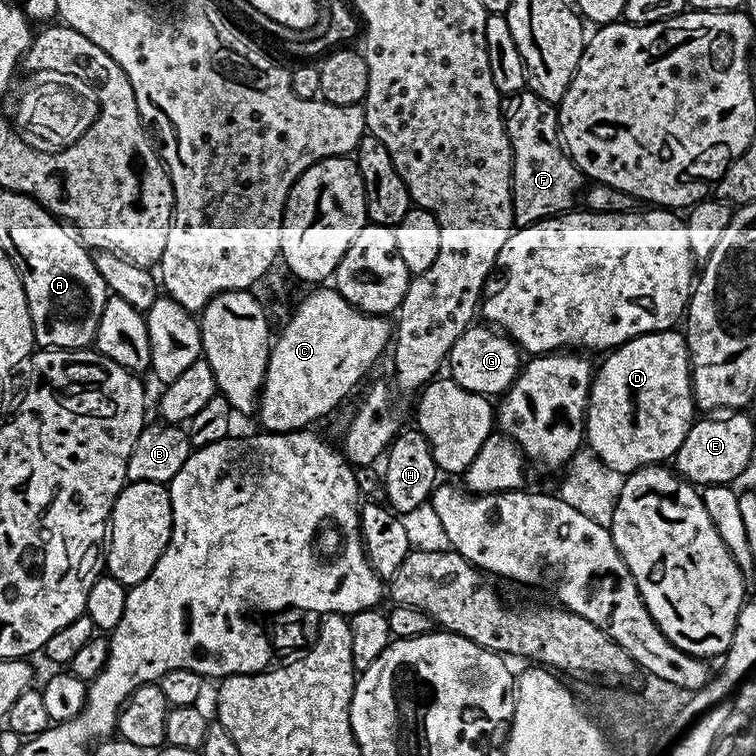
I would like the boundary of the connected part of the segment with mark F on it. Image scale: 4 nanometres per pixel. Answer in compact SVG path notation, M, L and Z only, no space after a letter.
M525 90L507 97L503 105L504 129L512 147L512 218L517 225L536 224L550 216L561 215L573 207L572 199L581 195L586 177L564 151L560 122L553 101L543 100L537 92Z

